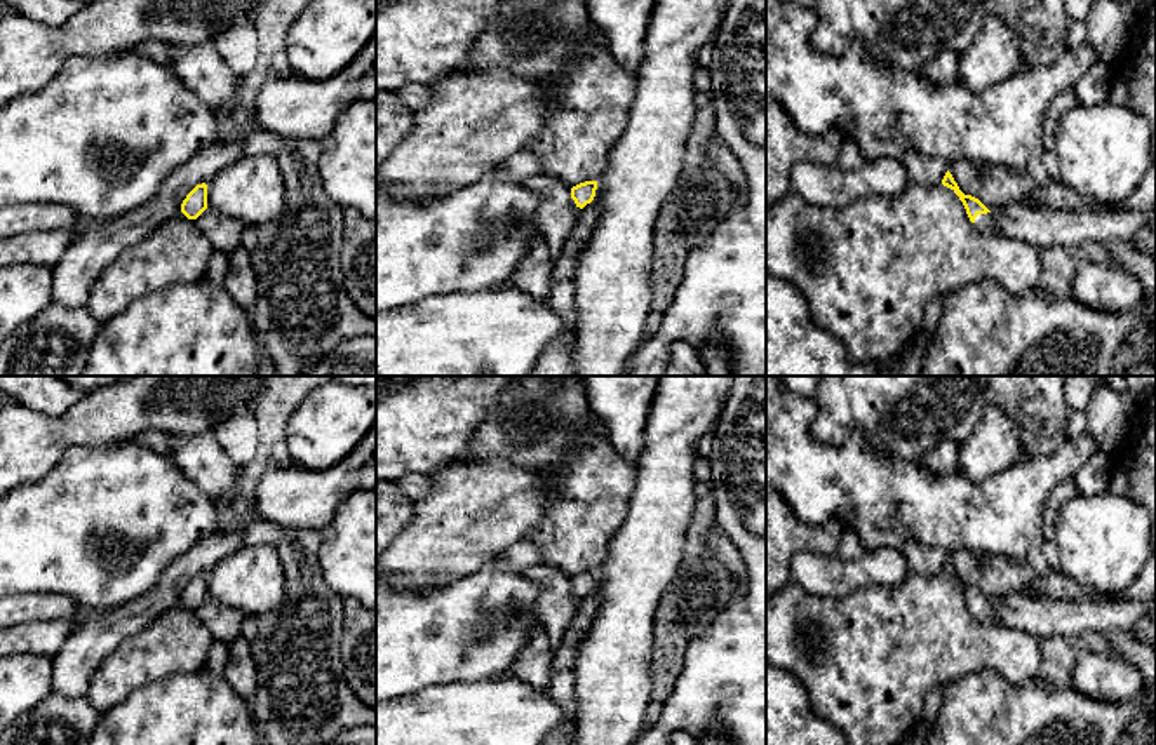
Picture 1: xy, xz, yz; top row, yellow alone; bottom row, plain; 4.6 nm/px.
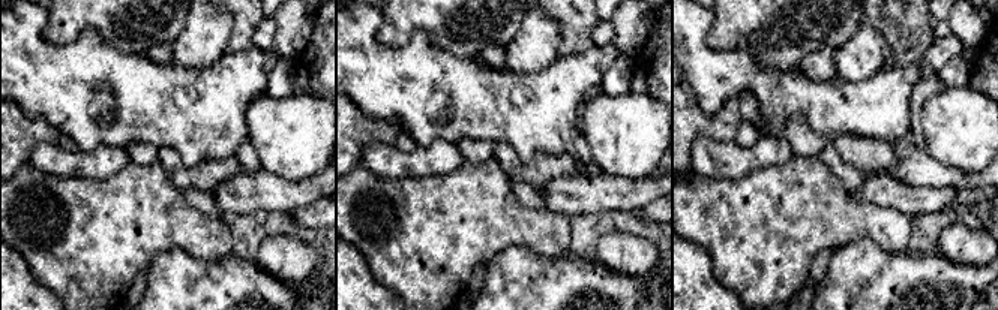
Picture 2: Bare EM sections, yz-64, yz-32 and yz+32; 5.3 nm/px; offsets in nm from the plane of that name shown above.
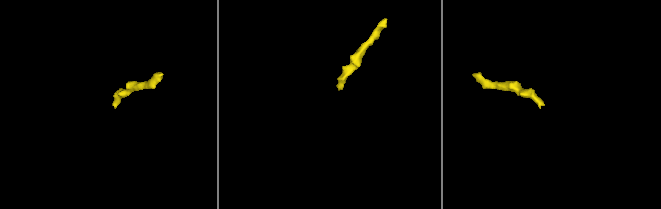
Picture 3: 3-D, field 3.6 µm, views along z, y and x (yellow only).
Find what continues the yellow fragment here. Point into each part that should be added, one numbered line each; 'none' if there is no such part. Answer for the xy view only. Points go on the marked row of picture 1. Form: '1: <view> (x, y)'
none

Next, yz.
1: yz (984, 223)

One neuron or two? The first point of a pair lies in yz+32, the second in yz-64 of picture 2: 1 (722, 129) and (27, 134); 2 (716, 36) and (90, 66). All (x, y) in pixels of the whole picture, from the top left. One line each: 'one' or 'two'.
1: one
2: two

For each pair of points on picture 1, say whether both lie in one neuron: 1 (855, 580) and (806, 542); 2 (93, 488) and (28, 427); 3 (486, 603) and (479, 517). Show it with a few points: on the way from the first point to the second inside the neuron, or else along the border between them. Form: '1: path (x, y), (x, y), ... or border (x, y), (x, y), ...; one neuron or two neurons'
1: border (836, 552), (799, 552), (793, 559), (789, 578); two neurons
2: border (100, 446), (72, 446), (46, 474), (28, 483); two neurons
3: border (497, 556), (484, 561), (474, 571), (446, 583); two neurons

